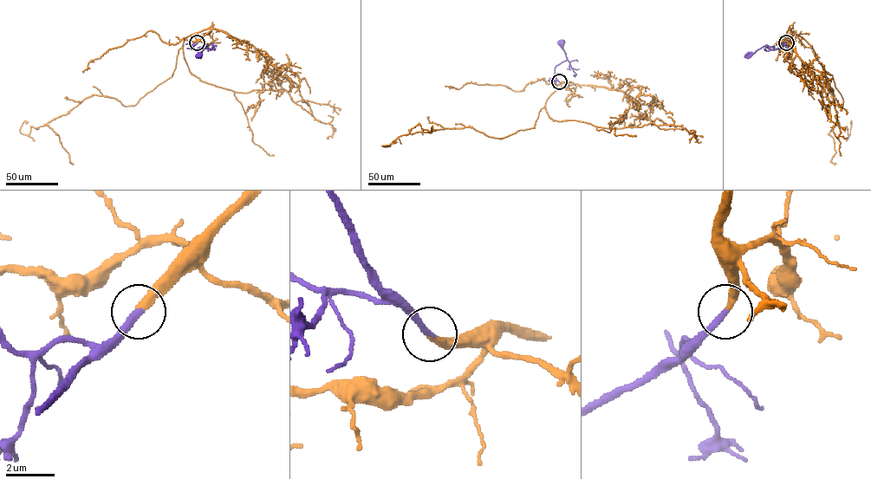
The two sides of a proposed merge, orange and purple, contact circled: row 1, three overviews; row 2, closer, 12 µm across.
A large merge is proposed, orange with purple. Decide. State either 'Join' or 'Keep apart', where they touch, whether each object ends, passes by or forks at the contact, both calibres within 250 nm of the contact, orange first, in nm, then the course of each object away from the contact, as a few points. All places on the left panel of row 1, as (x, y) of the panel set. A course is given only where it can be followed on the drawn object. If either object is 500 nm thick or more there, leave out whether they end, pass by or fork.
Join. Place: (197, 42). At the ring orange ends. At the ring purple ends. Thickness 320 nm (orange) against 280 nm. Course of orange: (197, 42), (211, 29), (185, 38), (172, 76), (134, 105), (92, 94), (48, 121), (73, 164). Course of purple: (197, 42), (192, 48), (204, 46), (198, 56)

